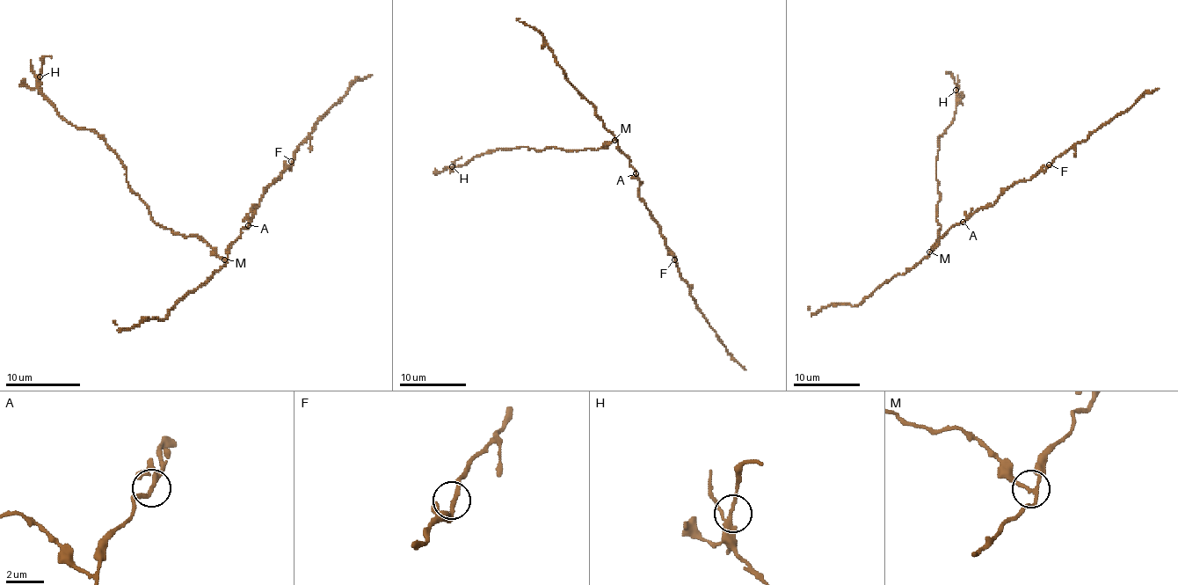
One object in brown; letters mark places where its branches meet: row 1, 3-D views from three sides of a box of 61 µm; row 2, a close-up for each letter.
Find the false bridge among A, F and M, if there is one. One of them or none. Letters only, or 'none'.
M

